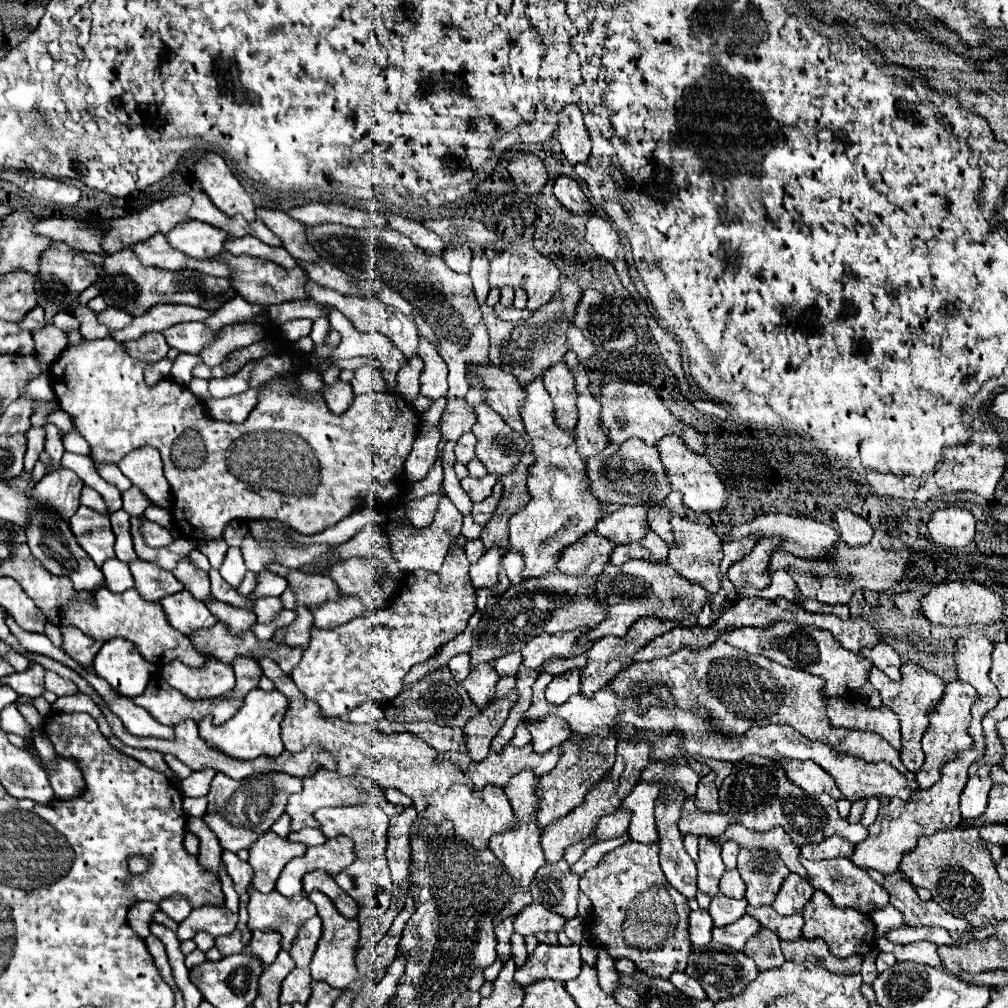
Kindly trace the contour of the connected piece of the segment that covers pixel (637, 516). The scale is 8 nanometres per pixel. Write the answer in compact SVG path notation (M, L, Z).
M625 504L619 510L605 514L595 526L599 536L605 536L613 544L629 544L645 534L647 528L647 506Z

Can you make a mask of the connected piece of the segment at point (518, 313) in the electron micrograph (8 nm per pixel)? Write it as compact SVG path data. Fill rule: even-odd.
M497 304L497 314L503 318L503 320L511 320L511 322L519 322L519 320L527 320L527 318L531 318L533 316L533 312L531 310L517 310L515 306L511 306L511 308L503 308L501 304Z

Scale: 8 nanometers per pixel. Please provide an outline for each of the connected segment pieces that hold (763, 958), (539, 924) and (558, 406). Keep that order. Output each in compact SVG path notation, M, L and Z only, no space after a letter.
M761 930L753 940L749 940L749 944L745 946L743 952L759 964L757 968L761 972L763 972L763 968L779 966L781 962L785 962L781 948L779 948L779 938L769 930Z
M533 902L529 906L525 906L515 922L513 922L513 928L515 932L519 932L521 936L529 936L529 934L537 934L537 932L547 932L547 930L553 930L553 932L561 932L565 928L565 918L563 916L557 916L555 912L549 912L545 906L541 906L539 902Z
M565 362L553 364L543 374L543 384L555 404L555 424L561 430L571 432L573 424L577 422L577 408L575 408L577 392L575 392L575 380L567 364Z

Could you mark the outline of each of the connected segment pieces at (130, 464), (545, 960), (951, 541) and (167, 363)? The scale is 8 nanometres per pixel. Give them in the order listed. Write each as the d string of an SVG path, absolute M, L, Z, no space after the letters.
M141 446L133 450L129 456L125 456L119 464L119 470L137 486L151 504L159 508L169 506L169 482L163 476L161 456L159 450L153 446Z
M539 944L535 952L527 958L527 962L517 968L515 980L525 986L531 984L531 980L541 980L541 978L551 978L559 982L567 982L577 976L581 968L581 956L579 956L579 946L543 946Z
M939 508L929 518L929 534L941 546L963 548L975 538L975 518L965 508Z
M163 358L163 360L159 360L159 362L155 362L155 364L151 364L149 368L145 368L145 382L149 384L149 386L155 386L163 376L169 376L169 370L171 370L171 366L173 366L173 360L169 360L169 358Z

